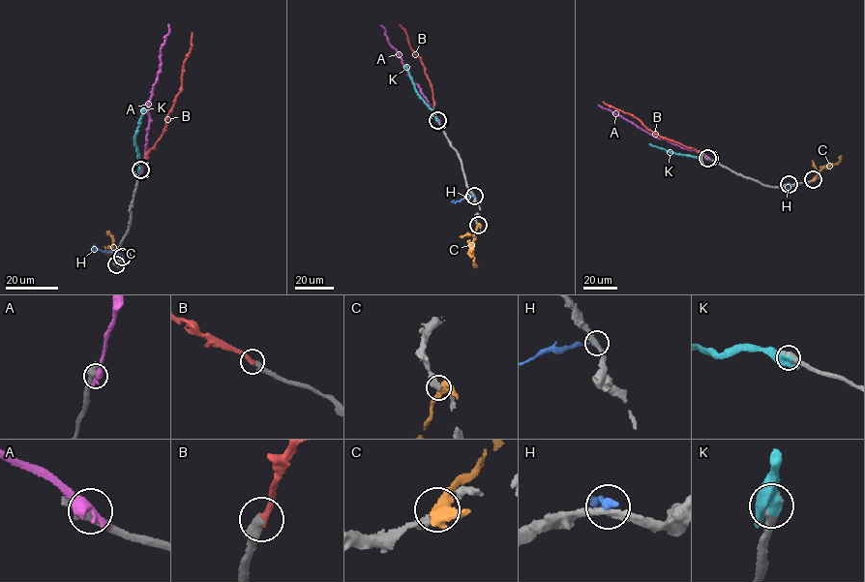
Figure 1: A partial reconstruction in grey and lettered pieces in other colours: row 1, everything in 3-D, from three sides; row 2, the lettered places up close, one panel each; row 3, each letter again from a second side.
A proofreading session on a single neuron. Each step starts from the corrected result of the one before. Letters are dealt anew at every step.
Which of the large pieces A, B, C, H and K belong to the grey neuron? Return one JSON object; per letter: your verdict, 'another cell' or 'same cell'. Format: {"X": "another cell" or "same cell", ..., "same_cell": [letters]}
{"A": "another cell", "B": "same cell", "C": "another cell", "H": "another cell", "K": "another cell", "same_cell": ["B"]}

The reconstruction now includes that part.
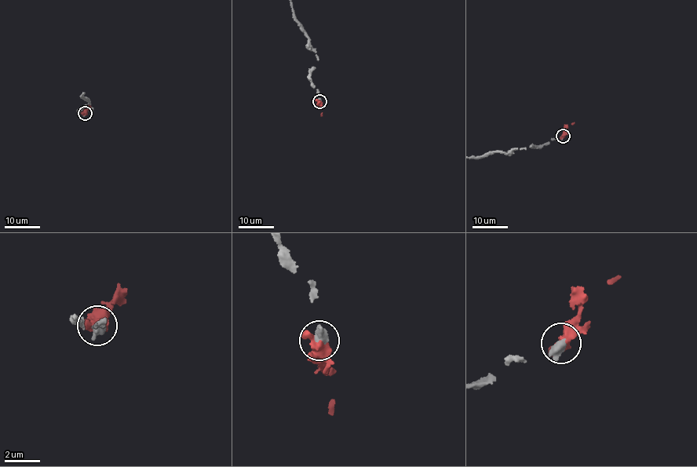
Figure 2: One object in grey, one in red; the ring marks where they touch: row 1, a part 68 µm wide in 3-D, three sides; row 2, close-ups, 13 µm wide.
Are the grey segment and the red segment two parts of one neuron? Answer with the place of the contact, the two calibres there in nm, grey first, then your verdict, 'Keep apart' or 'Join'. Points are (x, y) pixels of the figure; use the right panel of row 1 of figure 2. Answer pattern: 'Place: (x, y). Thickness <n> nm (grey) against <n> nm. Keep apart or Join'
Place: (563, 136). Thickness 500 nm (grey) against 480 nm. Join

